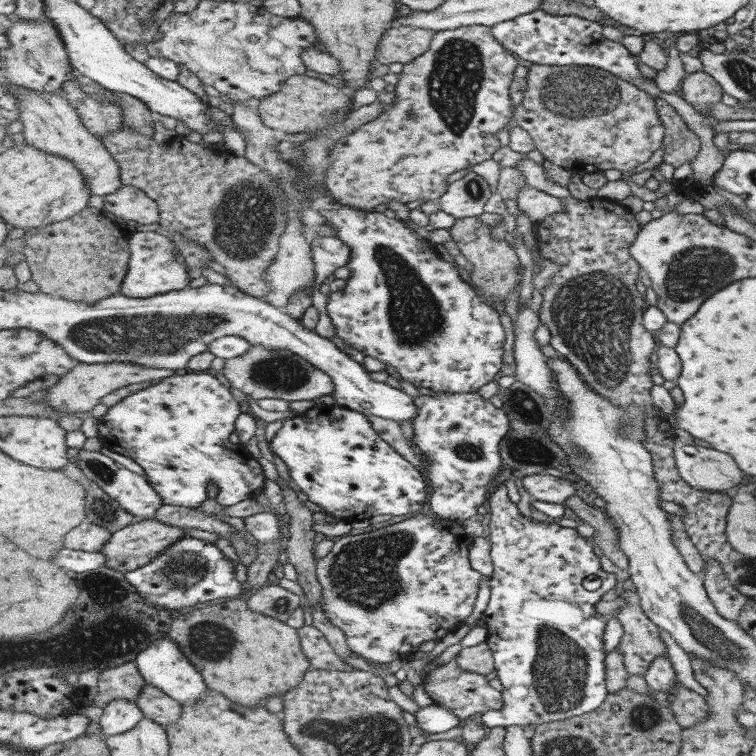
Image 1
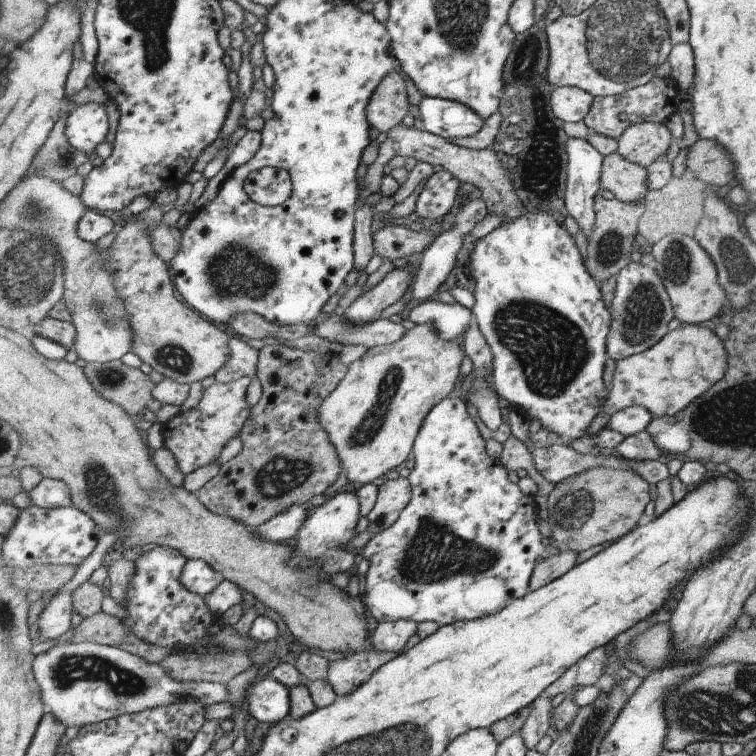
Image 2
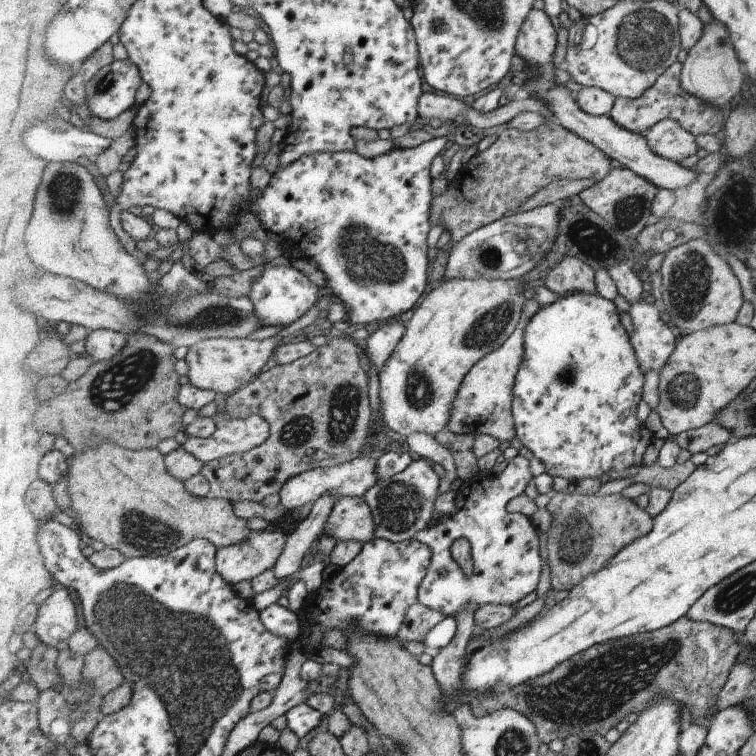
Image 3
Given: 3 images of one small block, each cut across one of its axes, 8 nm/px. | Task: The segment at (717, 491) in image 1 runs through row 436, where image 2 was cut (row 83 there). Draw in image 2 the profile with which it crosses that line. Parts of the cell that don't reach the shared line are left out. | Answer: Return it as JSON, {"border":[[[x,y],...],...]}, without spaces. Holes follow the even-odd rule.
{"border":[[[690,43],[678,44],[667,60],[671,66],[671,78],[681,93],[689,92],[695,80],[695,56]]]}

